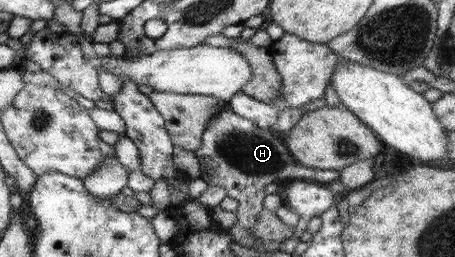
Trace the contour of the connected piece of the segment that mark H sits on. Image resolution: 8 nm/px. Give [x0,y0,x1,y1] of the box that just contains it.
[197,109,340,228]

